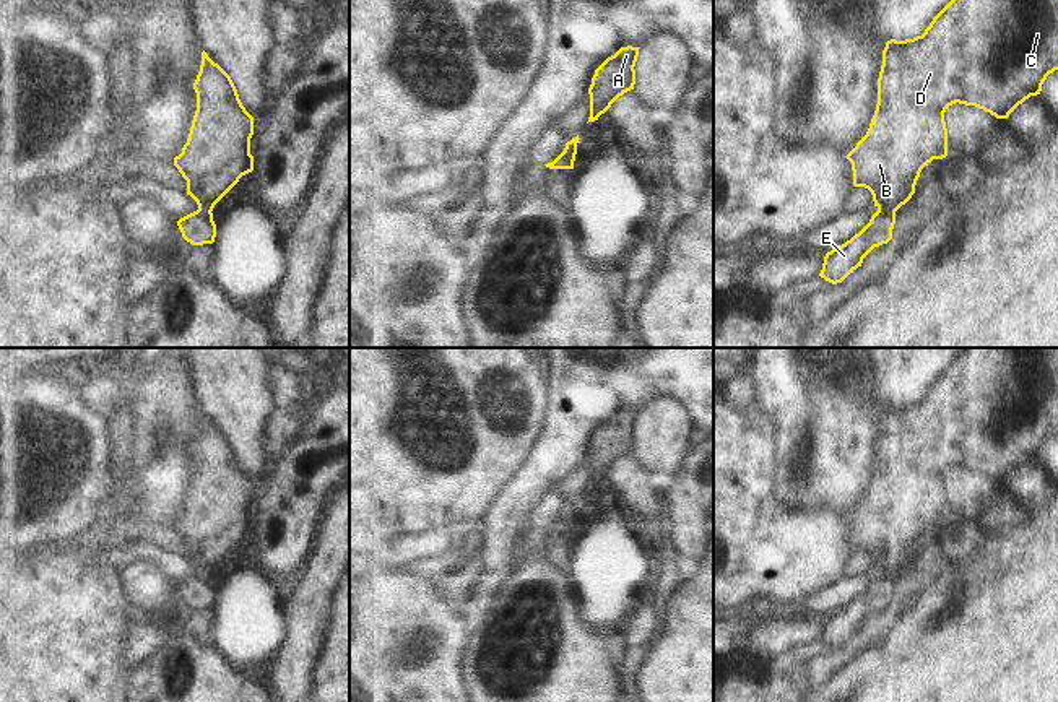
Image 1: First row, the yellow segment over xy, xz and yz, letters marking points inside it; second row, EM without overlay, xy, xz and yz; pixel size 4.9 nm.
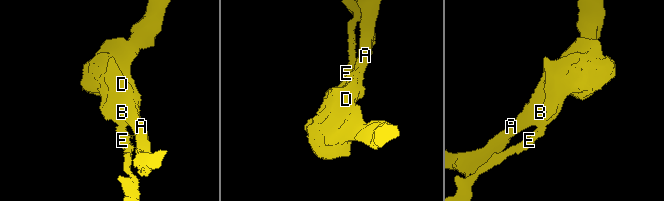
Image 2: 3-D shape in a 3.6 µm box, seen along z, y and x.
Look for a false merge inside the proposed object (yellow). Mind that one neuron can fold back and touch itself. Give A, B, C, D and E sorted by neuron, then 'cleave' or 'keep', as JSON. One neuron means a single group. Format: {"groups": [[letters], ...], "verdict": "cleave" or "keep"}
{"groups": [["A", "B", "C", "D"], ["E"]], "verdict": "cleave"}

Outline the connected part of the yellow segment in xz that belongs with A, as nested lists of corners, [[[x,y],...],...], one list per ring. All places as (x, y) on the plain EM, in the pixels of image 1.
[[[621,411],[614,419],[608,421],[596,434],[588,452],[590,481],[588,486],[598,484],[611,468],[624,457],[634,453],[635,426],[640,411]]]

